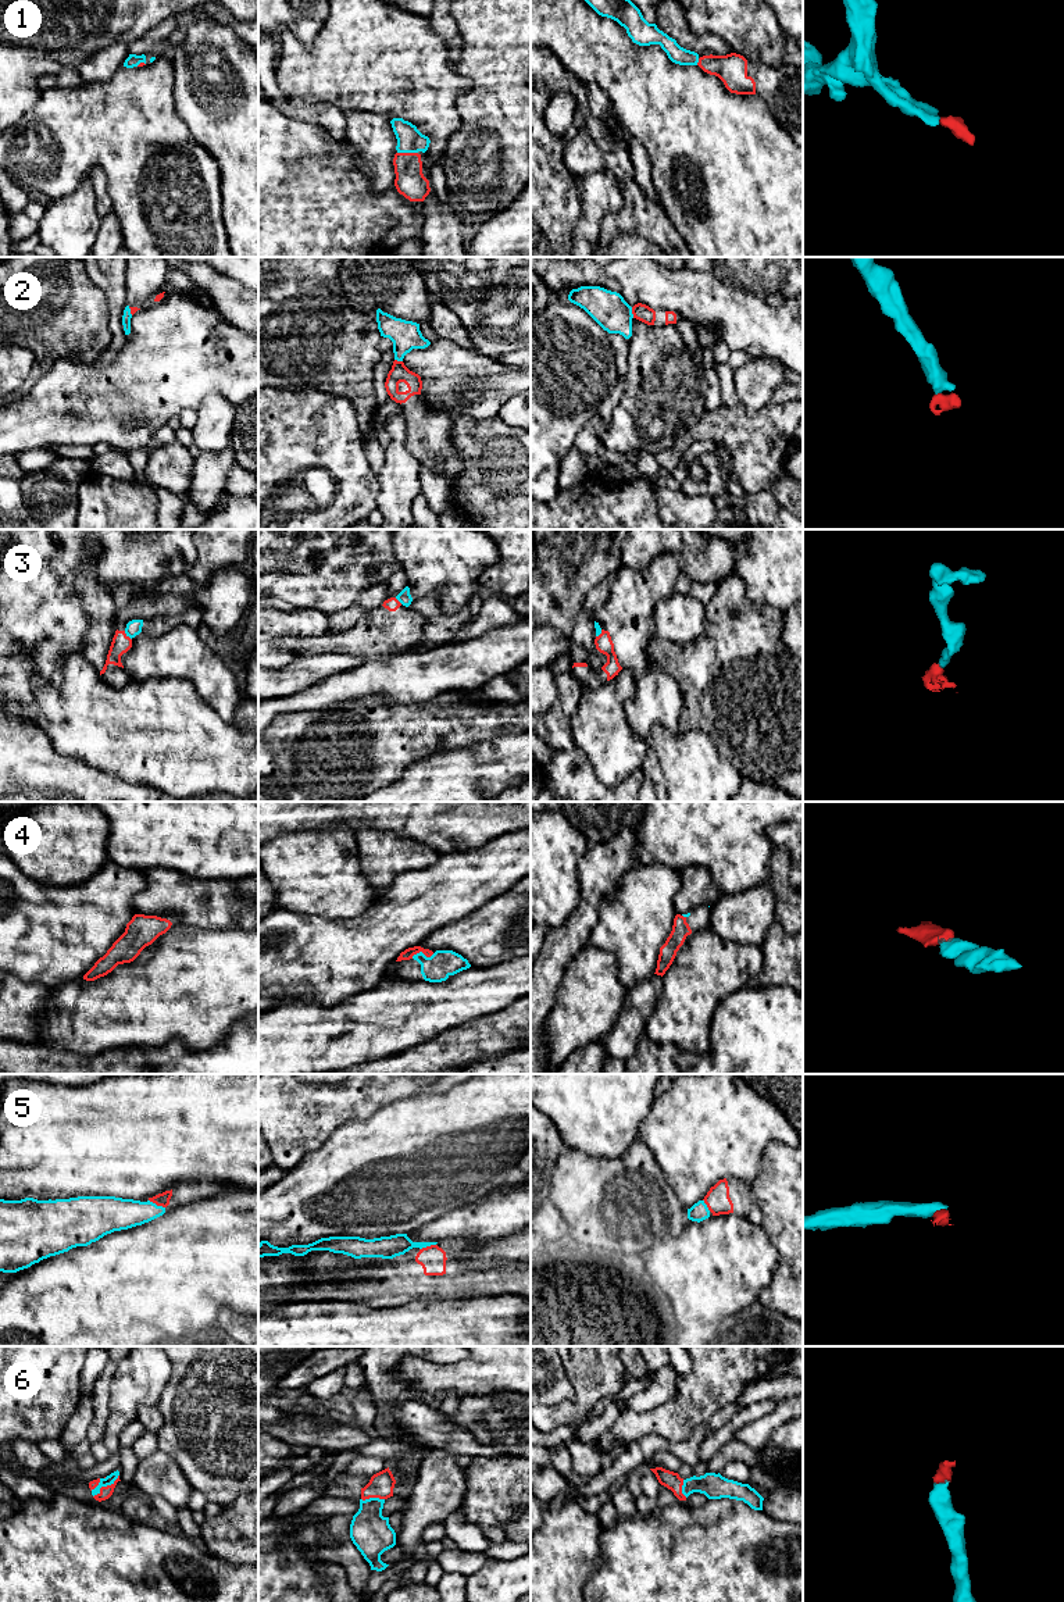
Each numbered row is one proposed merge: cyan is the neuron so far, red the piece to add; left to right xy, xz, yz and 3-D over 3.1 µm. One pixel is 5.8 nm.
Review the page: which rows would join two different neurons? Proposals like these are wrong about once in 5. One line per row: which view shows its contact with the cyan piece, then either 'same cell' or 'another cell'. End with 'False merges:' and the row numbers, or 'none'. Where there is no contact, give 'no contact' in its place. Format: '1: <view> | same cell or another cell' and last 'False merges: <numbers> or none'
1: xz | same cell
2: yz | same cell
3: xy | another cell
4: xz | same cell
5: xy | same cell
6: xy | same cell
False merges: 3

